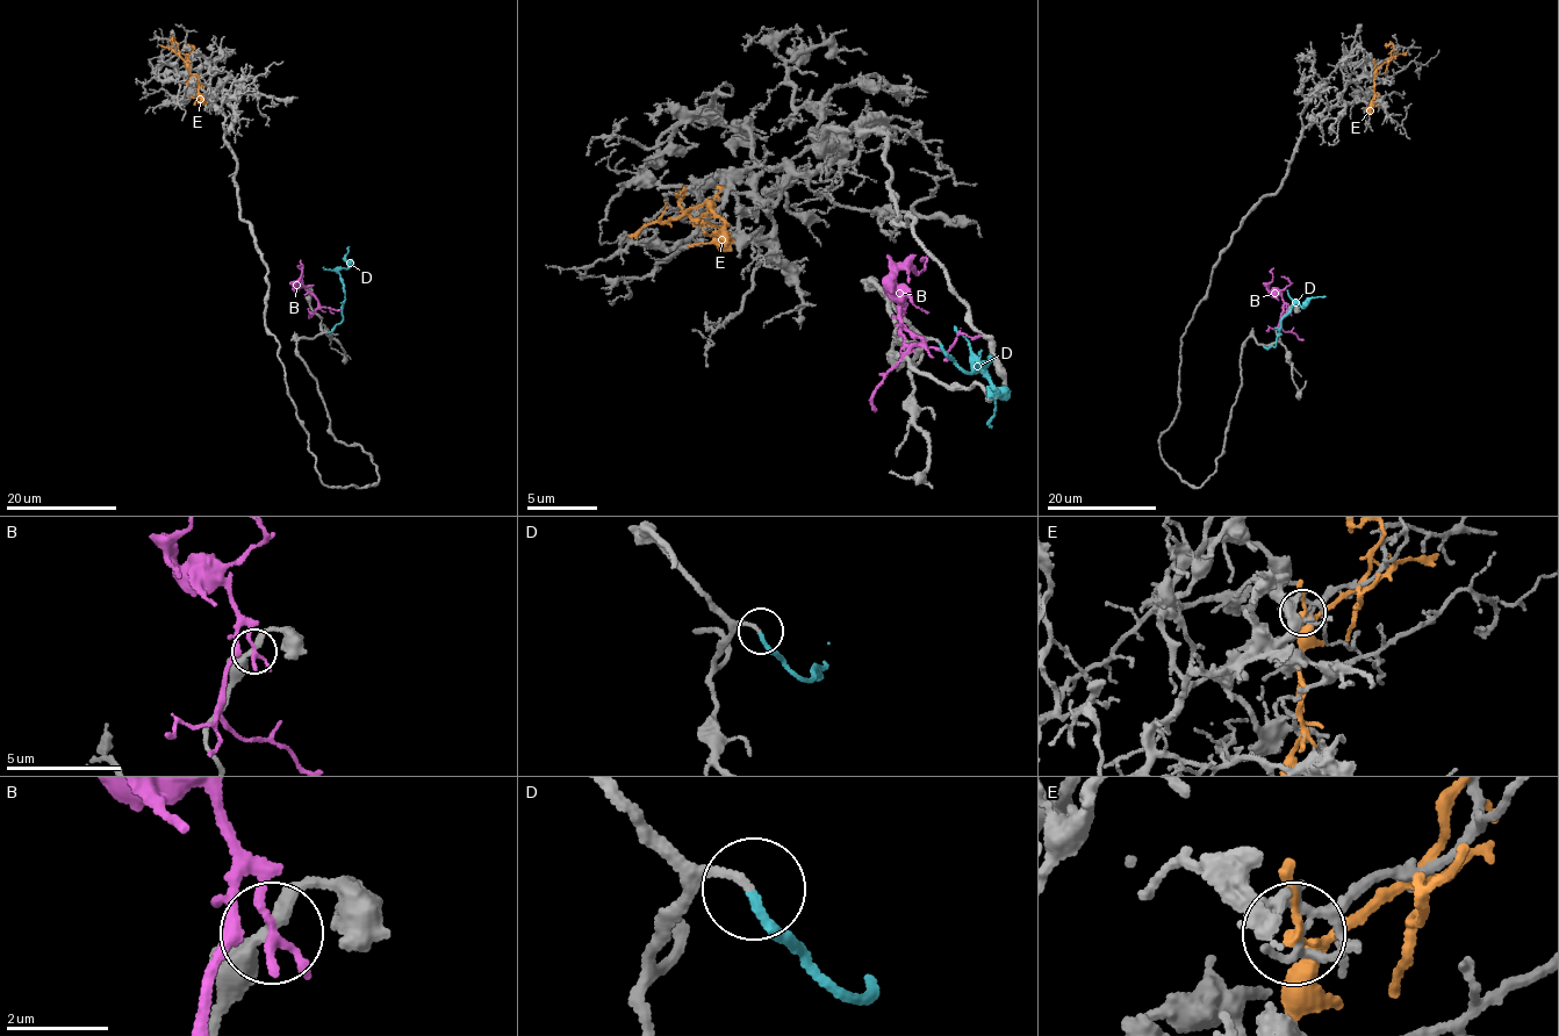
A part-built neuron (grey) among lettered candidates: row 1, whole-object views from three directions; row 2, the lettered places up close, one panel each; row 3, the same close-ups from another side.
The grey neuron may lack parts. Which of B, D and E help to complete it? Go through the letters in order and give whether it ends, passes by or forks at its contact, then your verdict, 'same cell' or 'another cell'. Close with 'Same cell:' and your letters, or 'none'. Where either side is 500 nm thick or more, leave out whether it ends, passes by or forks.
B: it ends | another cell
D: it ends | same cell
E: it forks | another cell
Same cell: D

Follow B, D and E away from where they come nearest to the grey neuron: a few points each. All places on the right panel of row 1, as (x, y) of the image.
B: (1287, 310), (1283, 297), (1266, 287), (1273, 267)
D: (1264, 346), (1276, 346), (1280, 321), (1295, 304), (1304, 306), (1314, 297), (1326, 296)
E: (1374, 66), (1373, 106), (1367, 114)

